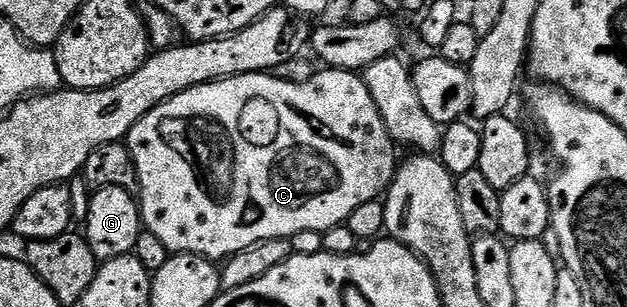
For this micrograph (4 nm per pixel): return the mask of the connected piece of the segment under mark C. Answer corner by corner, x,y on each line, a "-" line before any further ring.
323,69
309,81
305,81
305,85
277,81
271,73
232,75
230,79
202,83
193,89
177,93
172,99
165,100
145,117
141,117
141,121
133,125
125,142
139,178
137,198
144,228
151,231
153,237
157,237
157,241
161,241
161,245
165,245
169,253
200,255
212,261
226,261
232,255
241,253
261,241
290,239
292,235
304,233
305,230
324,232
344,226
349,213
353,213
357,205
365,205
369,201
379,199
386,192
397,170
396,144
385,129
385,121
381,121
381,113
377,113
377,105
373,105
373,97
369,97
369,89
364,85
362,78
353,71

